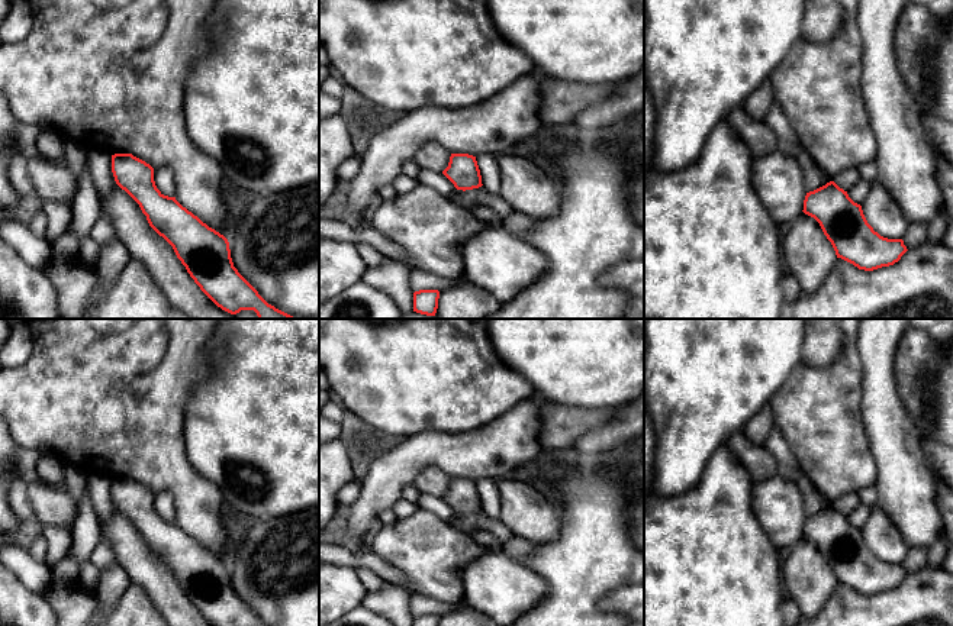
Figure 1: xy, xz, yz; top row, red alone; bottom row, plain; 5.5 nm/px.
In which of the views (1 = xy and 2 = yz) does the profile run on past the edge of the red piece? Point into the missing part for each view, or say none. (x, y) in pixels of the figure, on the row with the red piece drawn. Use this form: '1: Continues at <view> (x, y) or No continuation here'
1: No continuation here
2: No continuation here

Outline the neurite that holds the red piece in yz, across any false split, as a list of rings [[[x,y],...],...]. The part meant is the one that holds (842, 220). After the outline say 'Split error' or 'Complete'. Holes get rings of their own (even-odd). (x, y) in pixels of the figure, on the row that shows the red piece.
[[[834,181],[806,193],[802,212],[820,223],[837,258],[859,270],[894,265],[908,251],[902,239],[888,239],[875,232],[862,206]]]. Complete

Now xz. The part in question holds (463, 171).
[[[451,154],[448,167],[442,174],[457,190],[466,191],[483,185],[476,156],[469,154]]]. Complete

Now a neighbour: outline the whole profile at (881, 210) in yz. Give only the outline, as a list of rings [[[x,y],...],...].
[[[875,180],[865,201],[860,204],[867,223],[880,236],[902,239],[908,229],[908,219],[895,199]]]

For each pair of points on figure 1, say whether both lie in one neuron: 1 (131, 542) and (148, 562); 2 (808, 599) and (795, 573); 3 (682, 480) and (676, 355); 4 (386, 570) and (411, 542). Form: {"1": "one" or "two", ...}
{"1": "one", "2": "one", "3": "one", "4": "two"}

